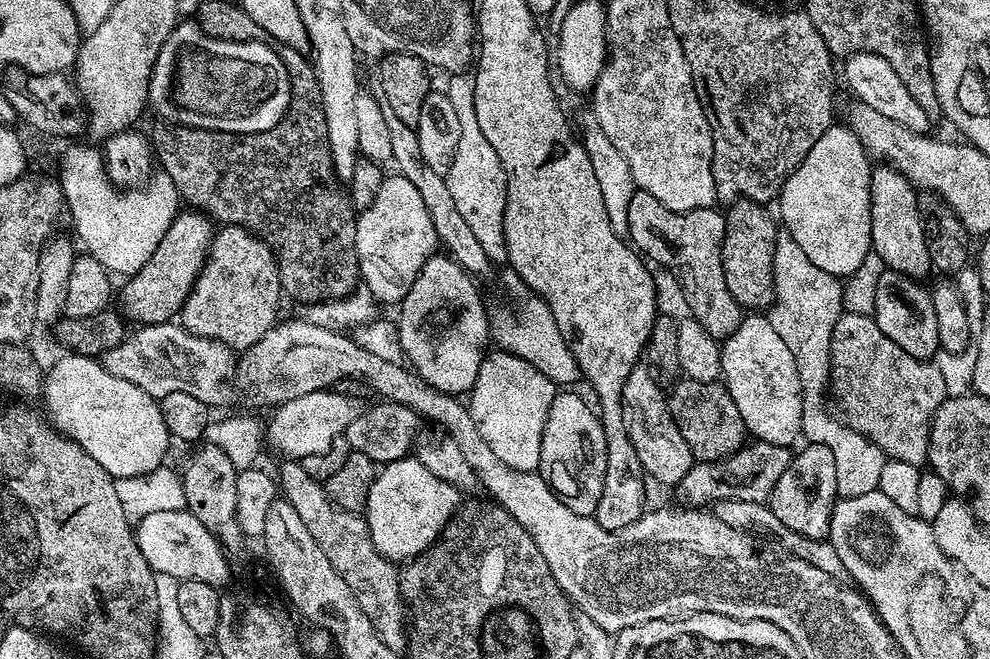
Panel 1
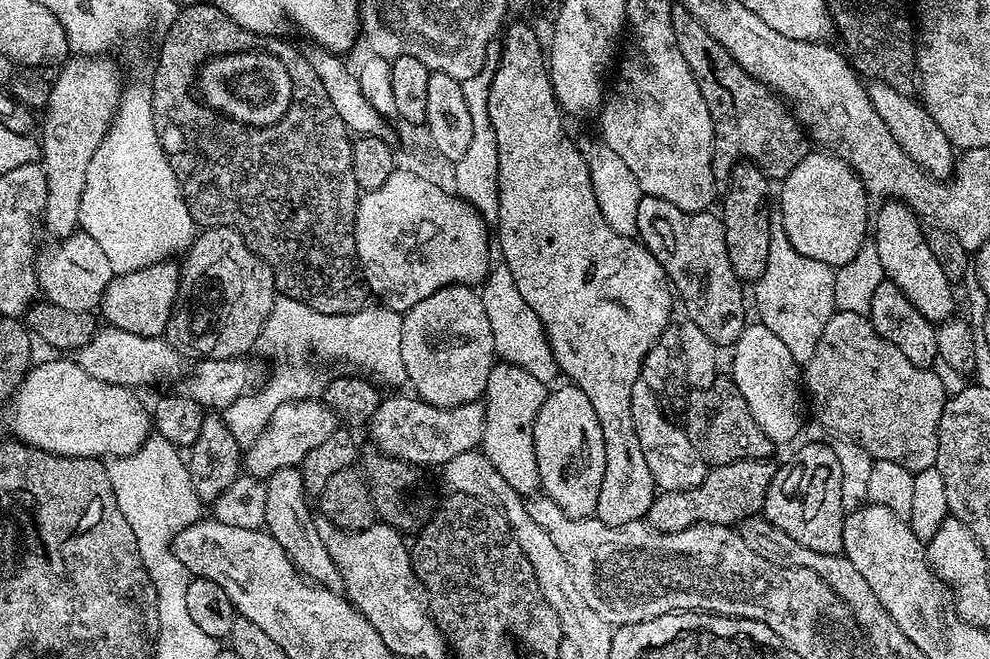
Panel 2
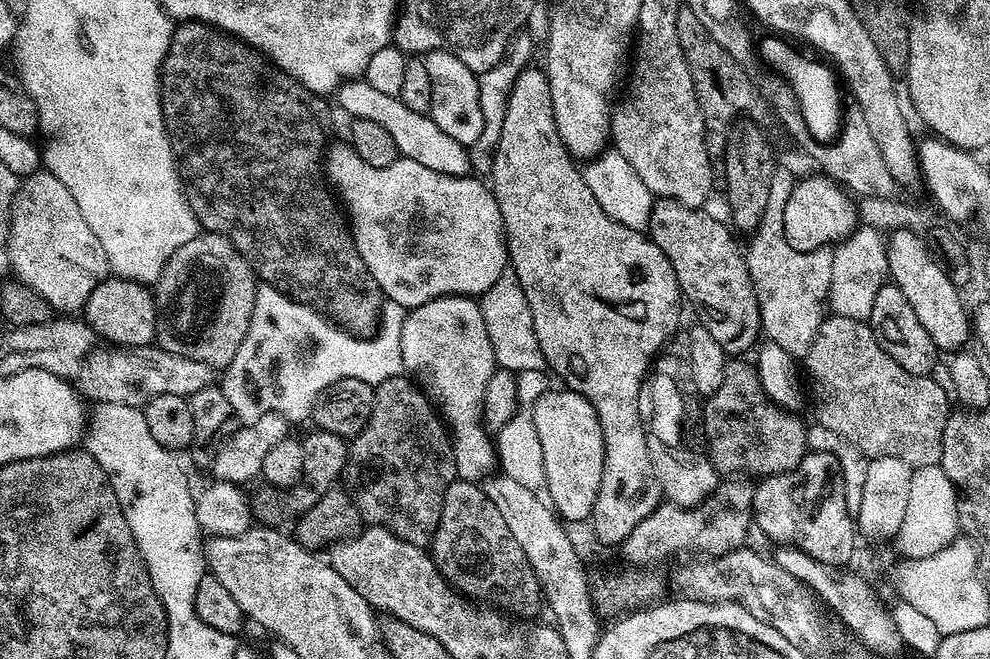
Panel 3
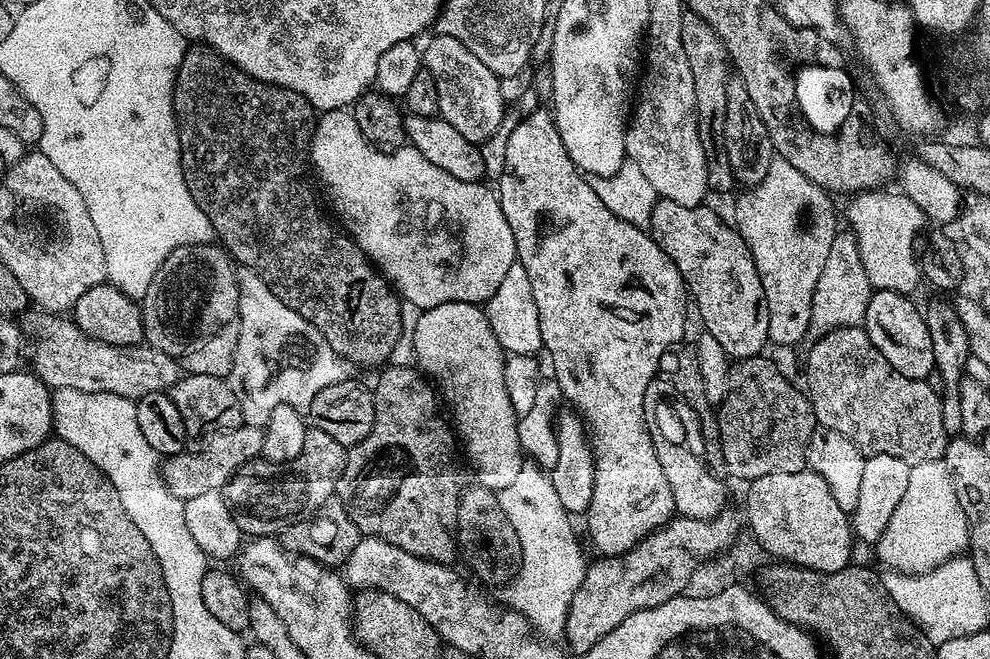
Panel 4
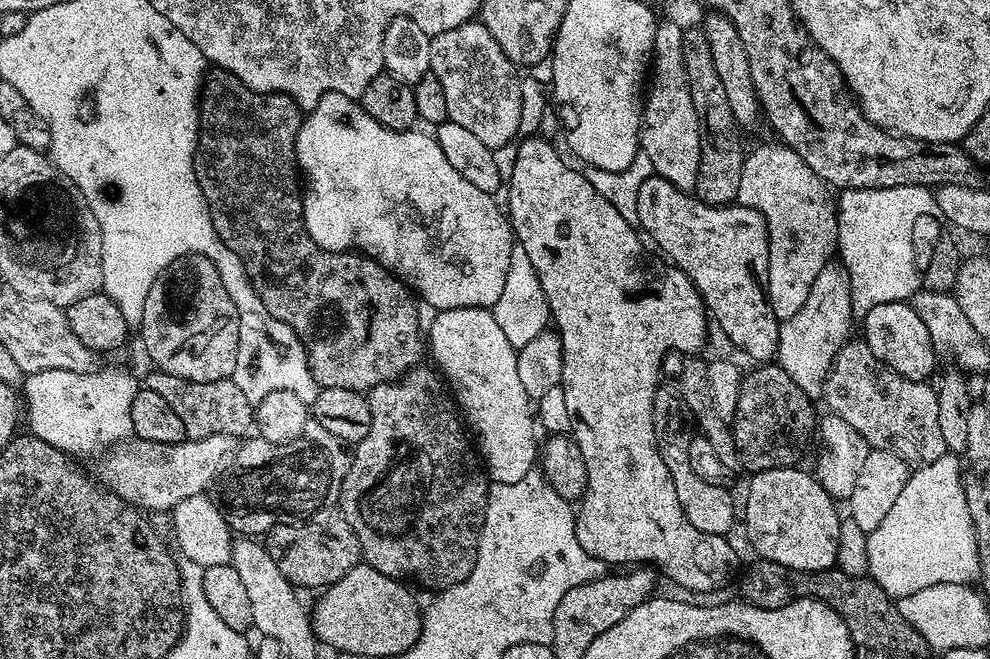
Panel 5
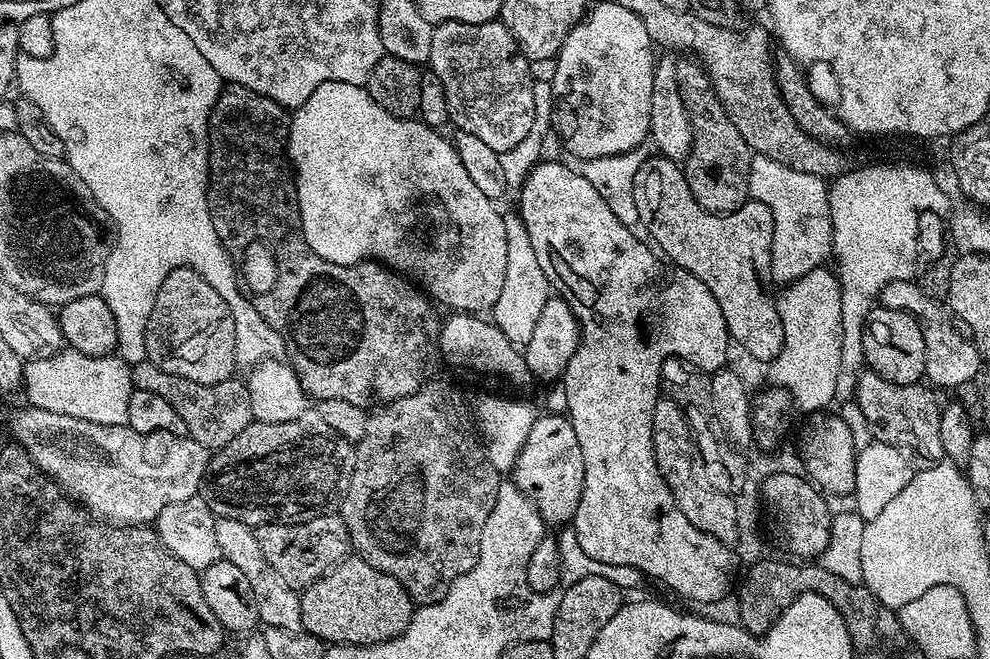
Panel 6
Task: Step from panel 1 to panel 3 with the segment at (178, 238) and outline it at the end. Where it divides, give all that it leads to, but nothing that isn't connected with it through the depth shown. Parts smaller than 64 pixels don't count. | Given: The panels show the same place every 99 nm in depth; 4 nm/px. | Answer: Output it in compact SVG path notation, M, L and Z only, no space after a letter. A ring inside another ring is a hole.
M112 274L107 280L102 280L98 286L94 286L90 298L82 309L82 319L84 323L92 327L97 337L103 341L109 340L109 345L121 348L146 348L156 338L156 297L151 287Z

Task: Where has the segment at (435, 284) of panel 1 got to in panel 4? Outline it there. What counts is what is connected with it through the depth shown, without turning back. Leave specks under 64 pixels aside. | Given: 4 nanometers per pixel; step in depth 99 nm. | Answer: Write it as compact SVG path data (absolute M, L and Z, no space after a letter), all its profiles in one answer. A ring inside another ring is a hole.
M450 302L423 309L417 316L420 317L412 328L415 363L439 389L446 404L448 399L455 431L463 447L464 444L468 447L468 460L476 471L475 483L498 494L514 483L518 470L526 463L516 433L518 415L511 406L503 382L506 353L498 338L494 338L488 316L479 304Z

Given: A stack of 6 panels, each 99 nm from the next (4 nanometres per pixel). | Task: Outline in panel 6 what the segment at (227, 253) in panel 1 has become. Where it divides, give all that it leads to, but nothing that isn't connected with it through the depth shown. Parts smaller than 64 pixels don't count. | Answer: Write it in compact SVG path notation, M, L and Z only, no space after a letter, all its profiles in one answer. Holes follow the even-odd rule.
M175 268L166 274L144 325L146 358L166 370L166 374L178 374L178 378L190 378L190 382L203 384L226 382L237 375L234 318L230 306L193 268Z

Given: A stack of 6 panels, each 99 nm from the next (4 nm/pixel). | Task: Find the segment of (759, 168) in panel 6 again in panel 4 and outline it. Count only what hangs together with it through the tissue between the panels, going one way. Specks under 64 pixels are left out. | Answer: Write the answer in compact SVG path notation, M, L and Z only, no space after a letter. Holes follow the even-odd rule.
M773 158L770 170L762 182L751 185L736 200L734 227L746 242L754 258L764 291L764 305L770 314L769 341L788 348L805 335L812 326L814 286L826 266L830 246L834 242L838 225L832 209L833 197L819 188L806 174L798 174L790 162ZM808 212L808 225L803 228L800 219Z

